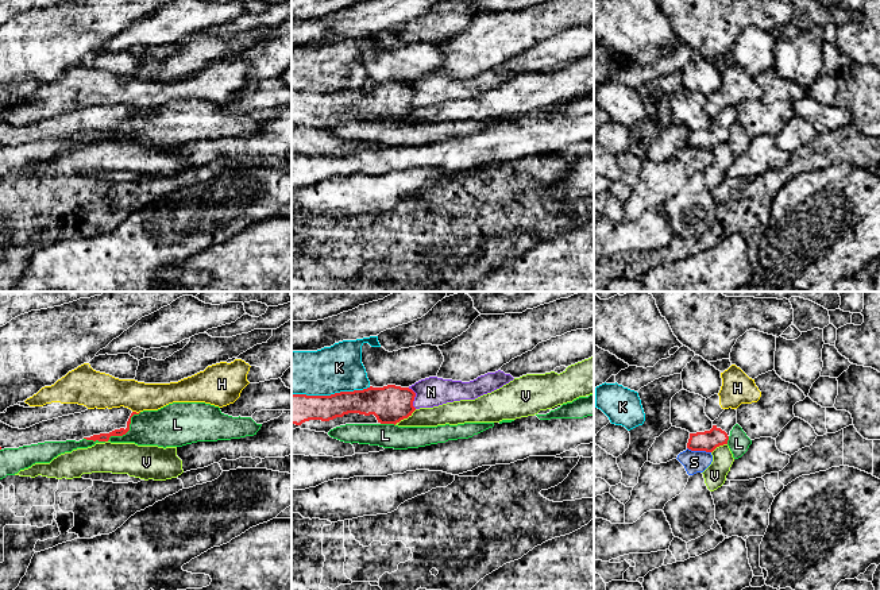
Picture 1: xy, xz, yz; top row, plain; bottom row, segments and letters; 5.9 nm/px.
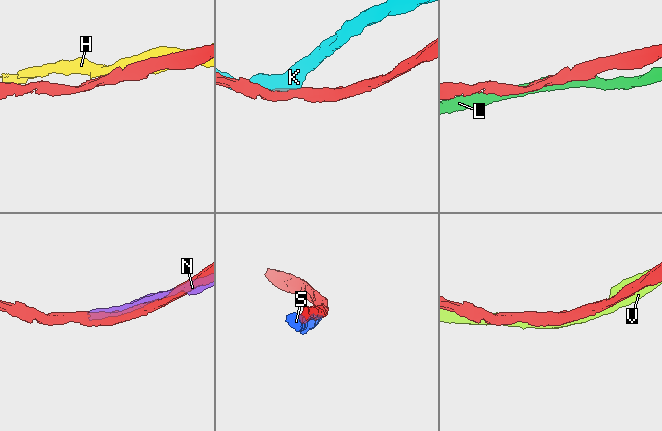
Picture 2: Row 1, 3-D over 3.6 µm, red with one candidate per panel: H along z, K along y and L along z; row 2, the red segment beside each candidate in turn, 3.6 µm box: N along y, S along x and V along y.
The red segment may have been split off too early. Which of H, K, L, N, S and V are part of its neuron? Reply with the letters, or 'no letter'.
no letter

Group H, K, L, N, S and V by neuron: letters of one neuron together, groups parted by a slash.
H / K / L / N S / V

